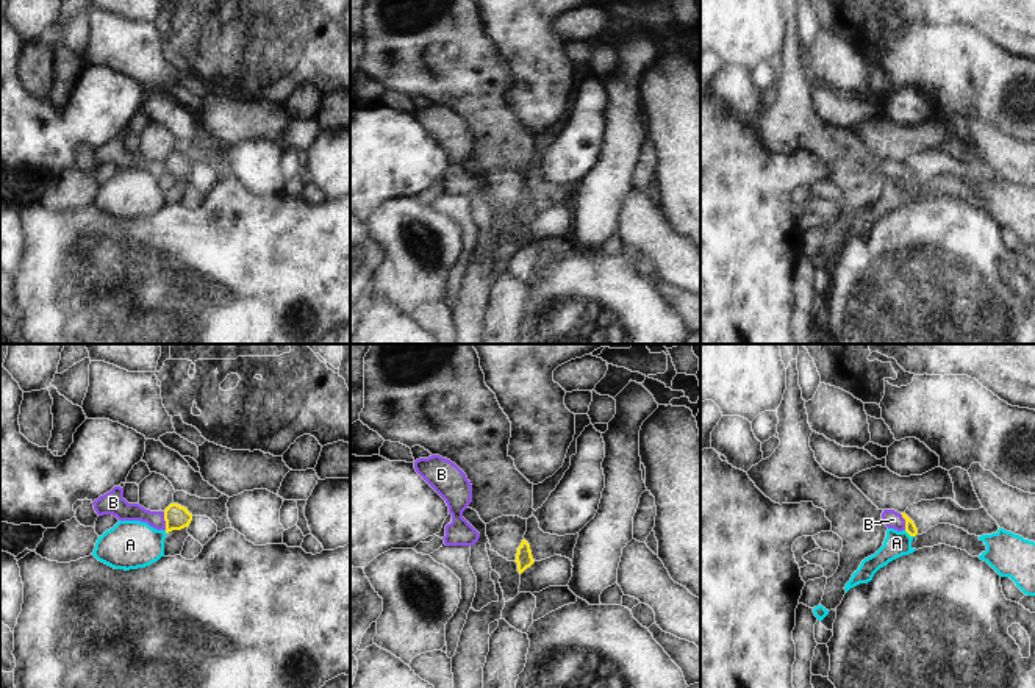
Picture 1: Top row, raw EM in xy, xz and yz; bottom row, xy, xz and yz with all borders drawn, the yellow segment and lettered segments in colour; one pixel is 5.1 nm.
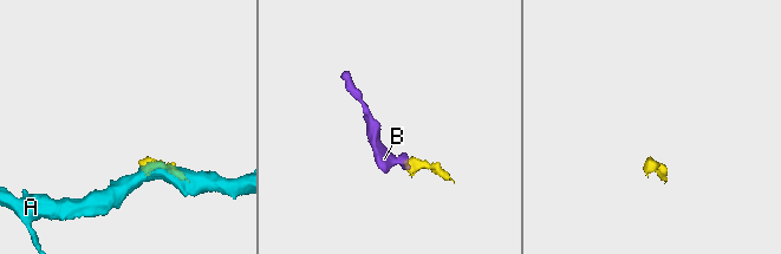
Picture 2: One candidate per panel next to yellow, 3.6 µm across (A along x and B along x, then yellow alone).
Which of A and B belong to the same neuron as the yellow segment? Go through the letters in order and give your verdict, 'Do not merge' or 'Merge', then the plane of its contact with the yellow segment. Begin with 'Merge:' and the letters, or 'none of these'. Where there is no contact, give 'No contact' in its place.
Merge: none of these
A: Do not merge. Touches yellow in yz
B: Do not merge. Touches yellow in xy

